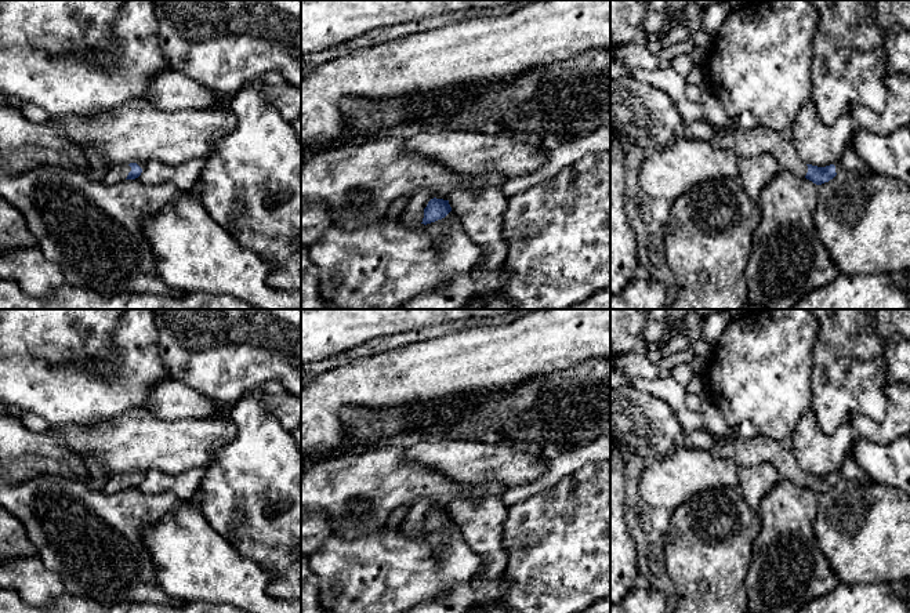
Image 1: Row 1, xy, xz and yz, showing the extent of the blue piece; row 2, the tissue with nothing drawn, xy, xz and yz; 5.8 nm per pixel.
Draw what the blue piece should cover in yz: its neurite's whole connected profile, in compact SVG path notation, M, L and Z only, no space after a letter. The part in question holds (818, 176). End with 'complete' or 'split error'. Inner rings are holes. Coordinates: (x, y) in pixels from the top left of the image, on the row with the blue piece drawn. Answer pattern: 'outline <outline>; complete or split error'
outline M695 121L690 124L684 124L684 127L679 131L681 135L685 128L695 139L701 139L719 148L728 148L733 150L737 157L753 157L761 153L769 153L779 162L782 170L787 170L800 178L806 178L816 185L829 182L841 171L862 171L862 173L869 171L869 167L855 152L852 141L848 142L841 159L835 164L817 167L817 166L806 164L805 162L801 160L793 141L784 139L779 133L766 128L764 126L751 130L746 130L740 127L735 130L725 130L724 127L717 128L715 126L707 121Z; split error

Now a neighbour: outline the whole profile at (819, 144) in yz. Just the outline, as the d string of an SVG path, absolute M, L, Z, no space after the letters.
M811 98L802 105L791 127L791 141L802 162L826 167L841 159L855 128L851 113L842 115L833 124L824 123Z

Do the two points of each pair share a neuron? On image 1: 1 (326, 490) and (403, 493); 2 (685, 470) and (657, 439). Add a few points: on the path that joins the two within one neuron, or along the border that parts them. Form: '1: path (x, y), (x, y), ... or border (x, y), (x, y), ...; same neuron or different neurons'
1: path (345, 490), (384, 490); same neuron
2: border (680, 443), (663, 457), (649, 463); different neurons

